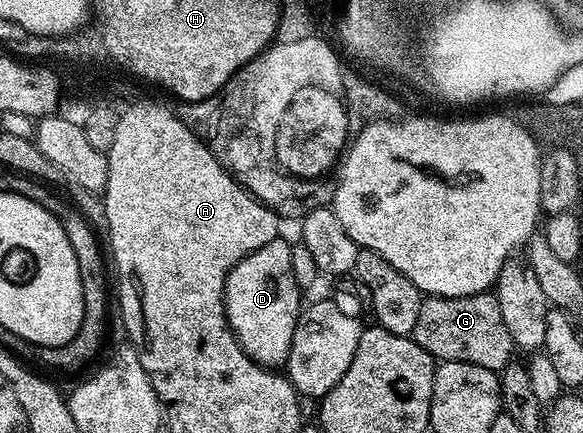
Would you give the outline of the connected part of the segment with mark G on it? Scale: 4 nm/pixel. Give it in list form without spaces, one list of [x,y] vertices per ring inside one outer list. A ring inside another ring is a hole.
[[[493,291],[472,294],[464,298],[426,296],[420,306],[420,318],[416,318],[412,338],[435,361],[468,362],[501,373],[515,355],[514,339],[504,326],[504,314],[500,314],[500,302]]]

